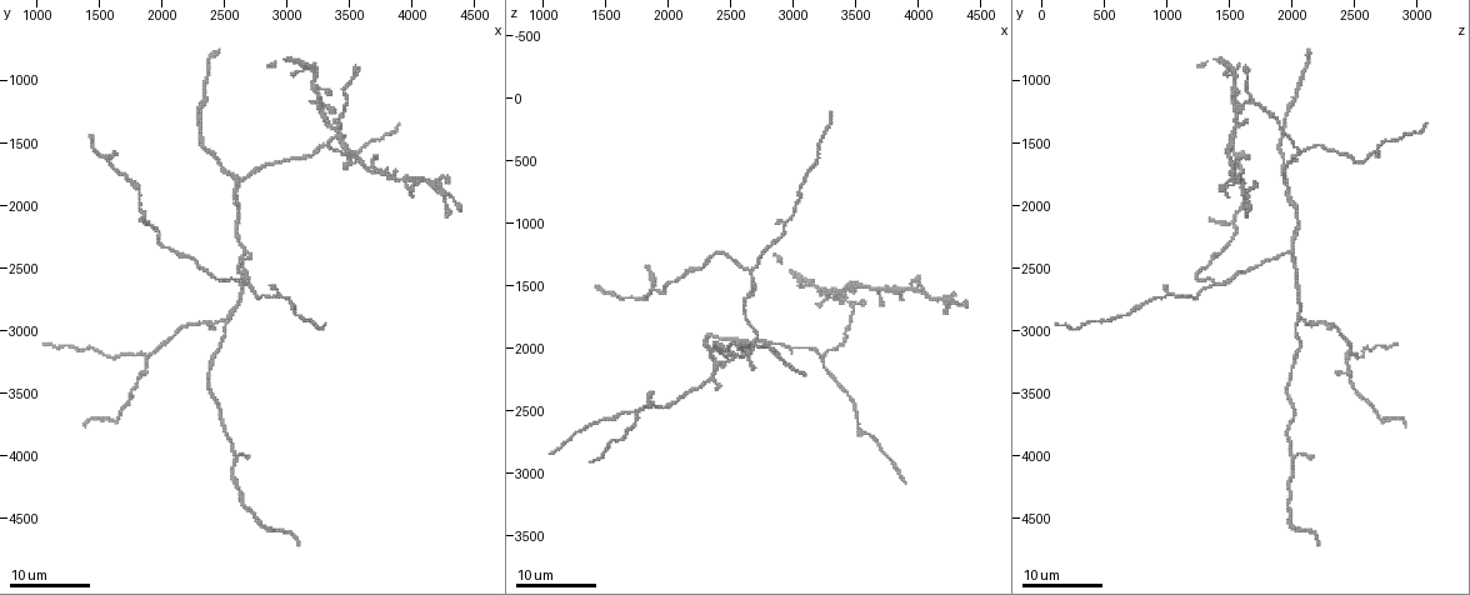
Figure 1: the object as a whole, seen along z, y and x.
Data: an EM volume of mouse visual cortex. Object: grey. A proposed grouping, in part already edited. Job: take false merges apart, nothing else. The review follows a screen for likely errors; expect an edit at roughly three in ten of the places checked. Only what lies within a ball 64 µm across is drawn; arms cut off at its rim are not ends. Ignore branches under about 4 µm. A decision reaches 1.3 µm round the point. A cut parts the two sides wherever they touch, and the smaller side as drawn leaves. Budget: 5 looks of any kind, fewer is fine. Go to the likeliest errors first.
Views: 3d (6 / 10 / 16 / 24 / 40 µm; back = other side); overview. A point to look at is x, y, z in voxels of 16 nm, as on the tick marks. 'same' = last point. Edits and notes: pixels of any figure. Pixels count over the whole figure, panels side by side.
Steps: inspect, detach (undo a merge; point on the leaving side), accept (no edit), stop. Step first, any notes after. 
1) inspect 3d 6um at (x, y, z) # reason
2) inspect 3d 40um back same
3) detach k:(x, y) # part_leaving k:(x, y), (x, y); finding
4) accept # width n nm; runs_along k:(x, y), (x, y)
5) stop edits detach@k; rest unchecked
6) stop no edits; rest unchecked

inspect 3d 16um at (2500, 2900, 2080) # branch point

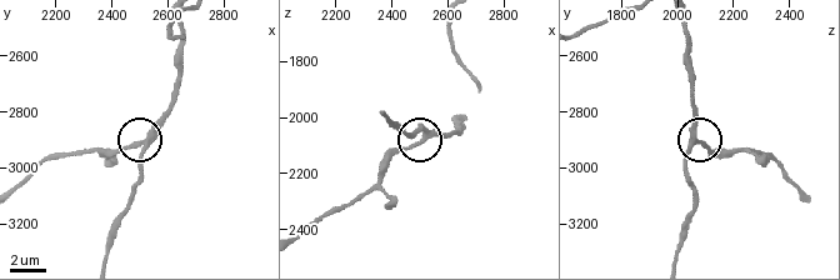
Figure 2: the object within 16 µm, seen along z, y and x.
inspect 3d 6um at (2510, 2910, 2080)

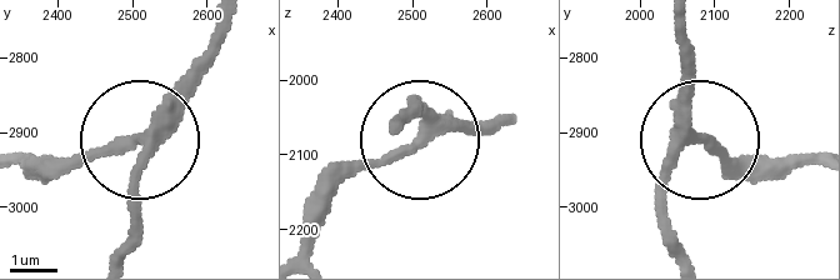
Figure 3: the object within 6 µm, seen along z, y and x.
accept # width 260 nm; runs_along 3:(233, 20), (208, 68), (149, 128), (56, 171); continuous, no second neuron

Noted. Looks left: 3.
inspect 3d 16um at (2660, 2620, 1400) # three-way junction

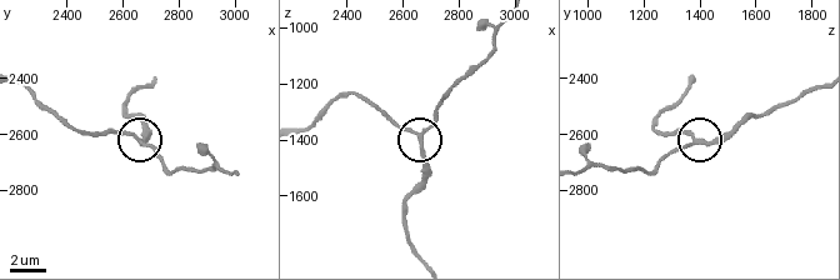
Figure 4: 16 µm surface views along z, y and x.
inspect 3d 6um at (2650, 2630, 1370)

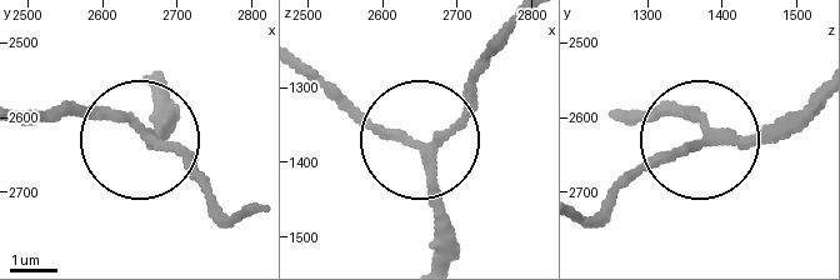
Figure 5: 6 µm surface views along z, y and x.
accept # runs_along 5:(809, 110), (760, 134), (705, 134), (634, 178); one neuron here

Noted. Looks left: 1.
stop no edits; rest unchecked

